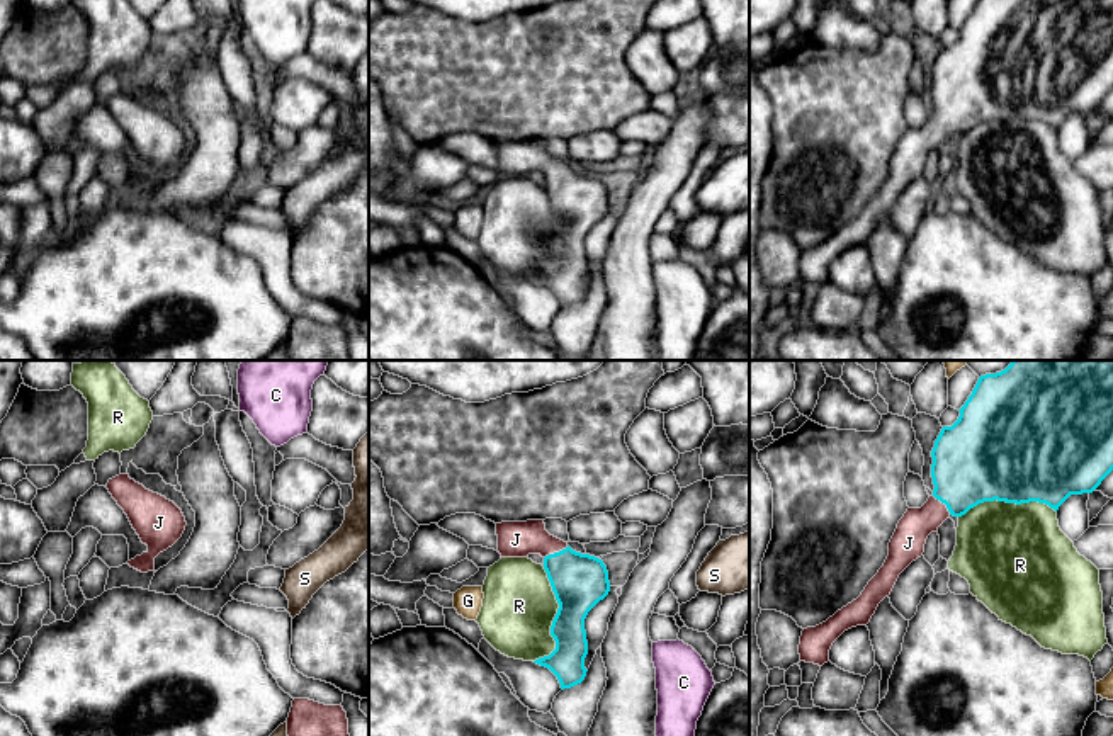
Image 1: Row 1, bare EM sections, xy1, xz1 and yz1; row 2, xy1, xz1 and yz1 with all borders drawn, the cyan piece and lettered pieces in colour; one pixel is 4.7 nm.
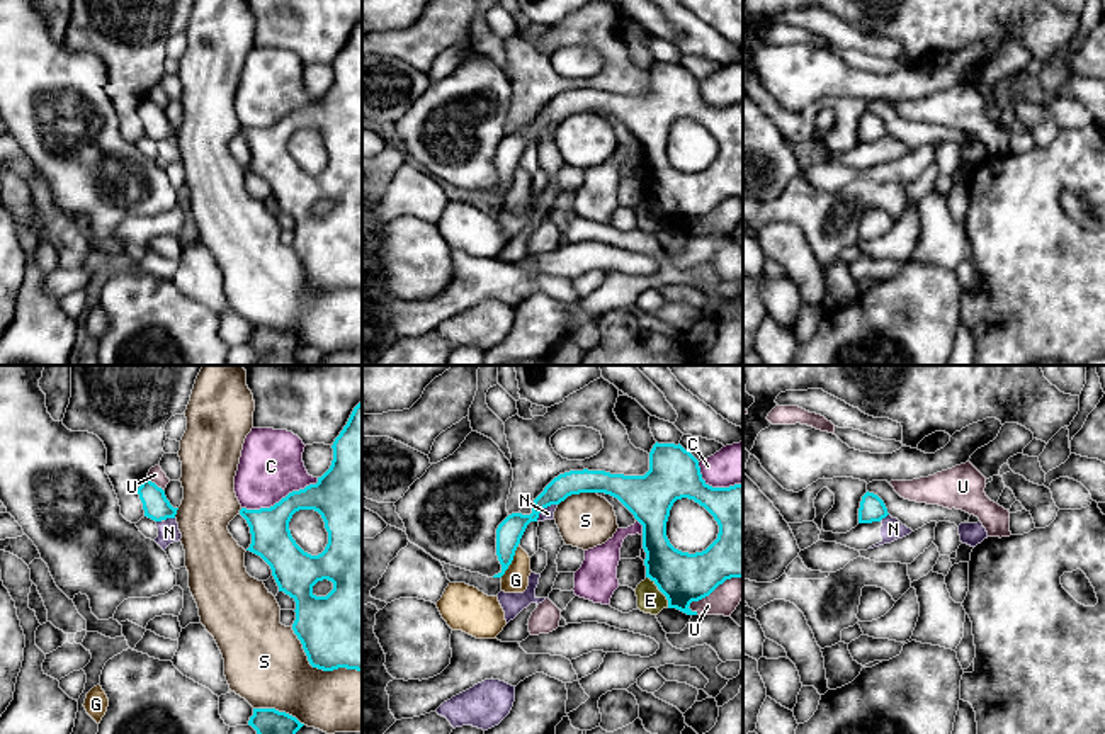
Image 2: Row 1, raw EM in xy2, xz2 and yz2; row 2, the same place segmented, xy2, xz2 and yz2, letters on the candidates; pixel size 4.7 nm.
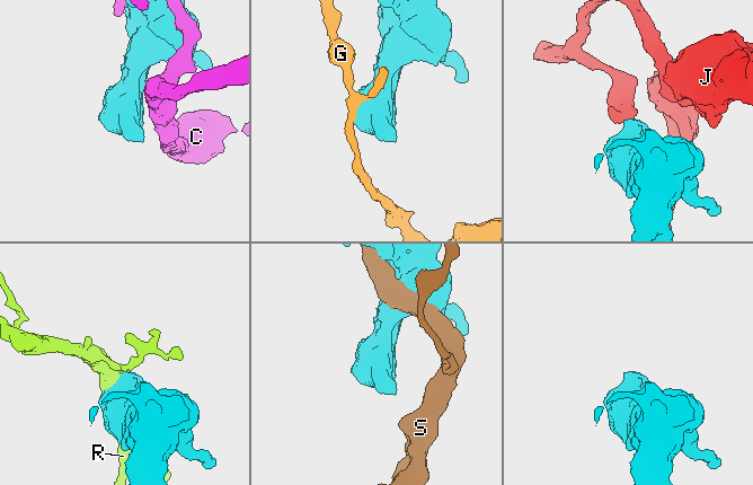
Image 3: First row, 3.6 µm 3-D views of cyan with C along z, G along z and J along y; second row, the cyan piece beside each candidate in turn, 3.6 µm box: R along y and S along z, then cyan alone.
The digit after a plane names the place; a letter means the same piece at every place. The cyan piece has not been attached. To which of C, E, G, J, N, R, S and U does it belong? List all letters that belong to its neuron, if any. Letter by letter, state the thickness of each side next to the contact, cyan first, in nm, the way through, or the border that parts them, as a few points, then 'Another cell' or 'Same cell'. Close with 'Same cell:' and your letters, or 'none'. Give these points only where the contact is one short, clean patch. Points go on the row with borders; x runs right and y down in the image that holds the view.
C: Thickness 220 nm (cyan) against 300 nm. Another cell
E: Thickness 240 nm (cyan) against 130 nm. Boundary: xz2 (646, 576), (665, 597), (668, 607). Another cell
G: Thickness 120 nm (cyan) against 130 nm. Another cell
J: Thickness 260 nm (cyan) against 180 nm. Path across: xz1 (580, 582), (559, 561), (556, 553), (536, 539), (515, 539). Same cell
N: Thickness 120 nm (cyan) against 60 nm. Boundary: xz2 (556, 503), (544, 508), (536, 520). Another cell
R: Thickness 260 nm (cyan) against 340 nm. Another cell
S: Thickness 380 nm (cyan) against 380 nm. Another cell
U: Thickness 260 nm (cyan) against 140 nm. Another cell
Same cell: J

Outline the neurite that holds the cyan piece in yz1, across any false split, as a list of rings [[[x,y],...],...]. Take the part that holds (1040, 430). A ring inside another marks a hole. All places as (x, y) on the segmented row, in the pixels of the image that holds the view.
[[[1013,360],[1004,371],[980,376],[958,410],[952,427],[943,427],[931,450],[933,495],[921,508],[907,508],[889,542],[889,556],[862,595],[826,622],[802,631],[800,661],[822,666],[833,643],[848,629],[867,626],[879,603],[890,595],[899,575],[924,552],[926,539],[950,517],[962,517],[984,501],[1045,503],[1055,512],[1071,495],[1093,493],[1113,471],[1113,360]]]

